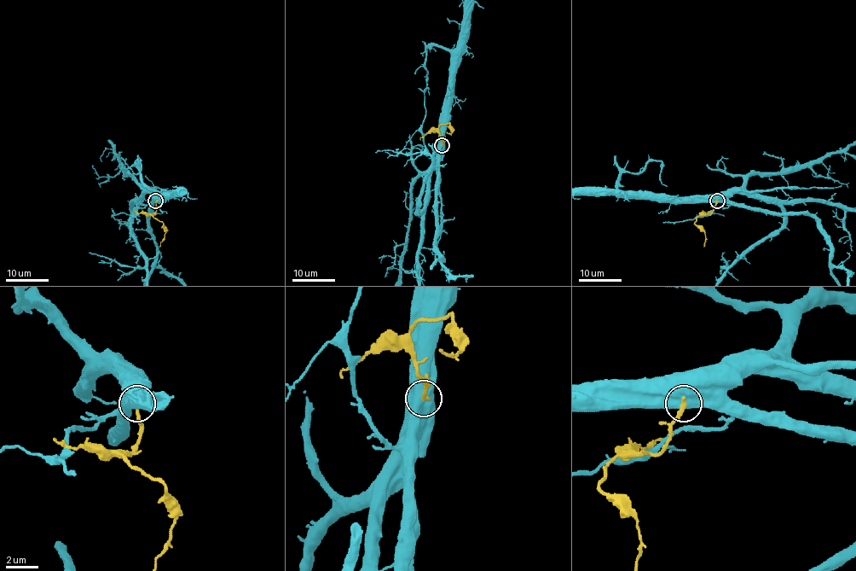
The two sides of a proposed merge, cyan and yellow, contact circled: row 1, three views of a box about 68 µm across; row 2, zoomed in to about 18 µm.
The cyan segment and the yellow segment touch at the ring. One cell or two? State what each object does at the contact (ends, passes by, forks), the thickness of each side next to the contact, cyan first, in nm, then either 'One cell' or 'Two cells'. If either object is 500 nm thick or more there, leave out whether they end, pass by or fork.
Thickness 800 nm (cyan) against 240 nm. Two cells

